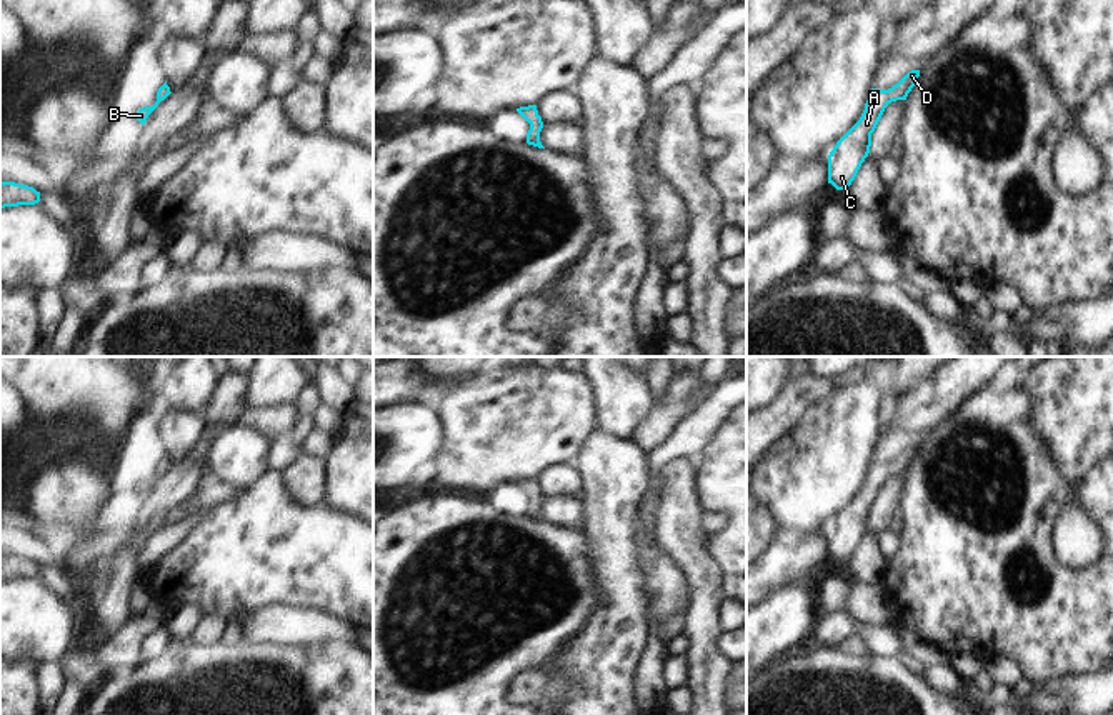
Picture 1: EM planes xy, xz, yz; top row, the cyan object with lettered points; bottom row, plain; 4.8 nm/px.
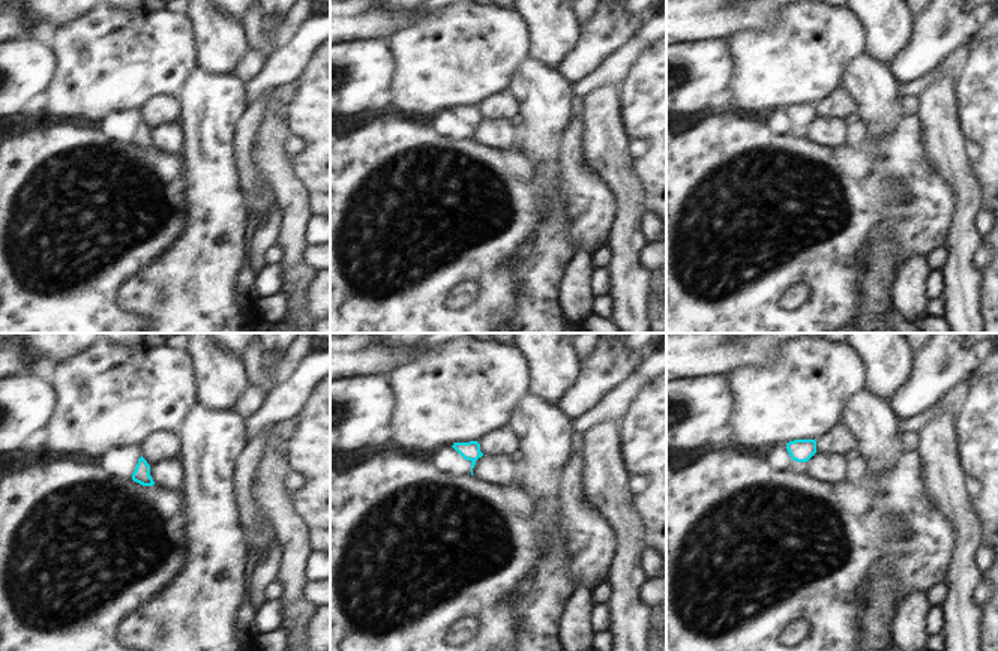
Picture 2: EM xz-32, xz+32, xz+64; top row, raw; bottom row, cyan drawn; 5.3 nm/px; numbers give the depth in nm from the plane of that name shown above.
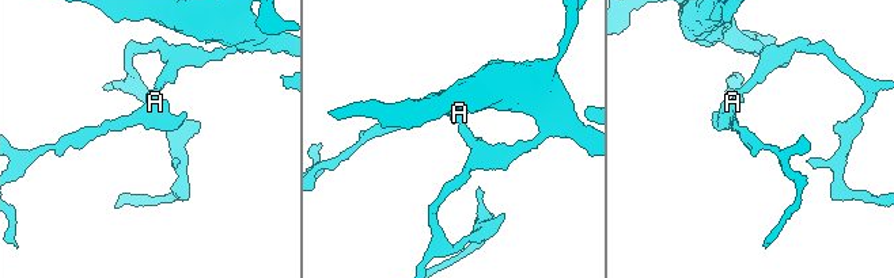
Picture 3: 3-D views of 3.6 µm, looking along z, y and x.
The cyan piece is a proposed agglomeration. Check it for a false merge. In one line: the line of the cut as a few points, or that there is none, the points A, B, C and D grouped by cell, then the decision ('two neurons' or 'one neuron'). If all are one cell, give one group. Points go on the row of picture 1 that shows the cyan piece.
no cut | A B C D | one neuron

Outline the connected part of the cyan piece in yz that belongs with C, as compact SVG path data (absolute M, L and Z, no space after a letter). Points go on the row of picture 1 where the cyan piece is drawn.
M911 70L888 90L870 90L860 120L836 142L828 155L828 183L836 190L846 190L851 185L870 153L871 133L885 108L891 102L906 100L918 77L920 70Z

